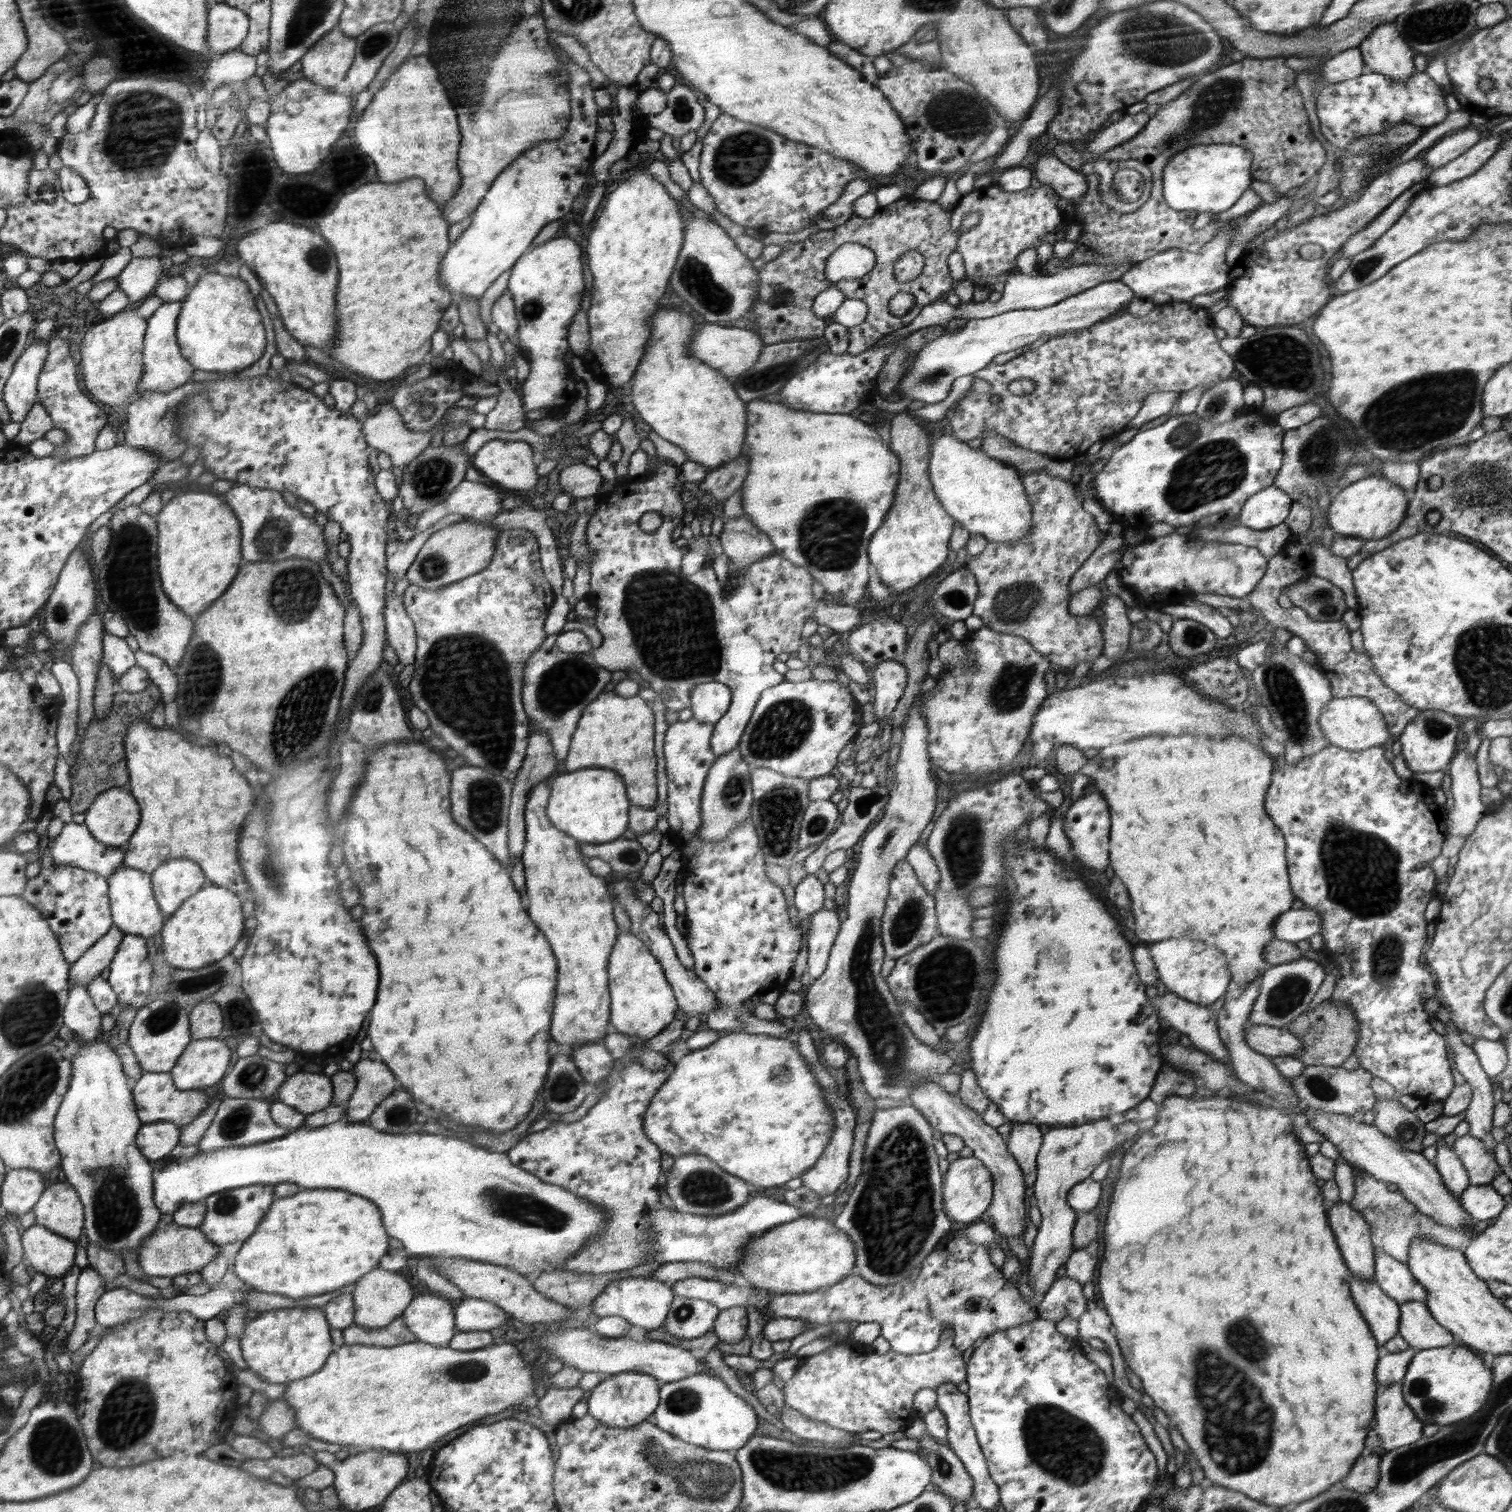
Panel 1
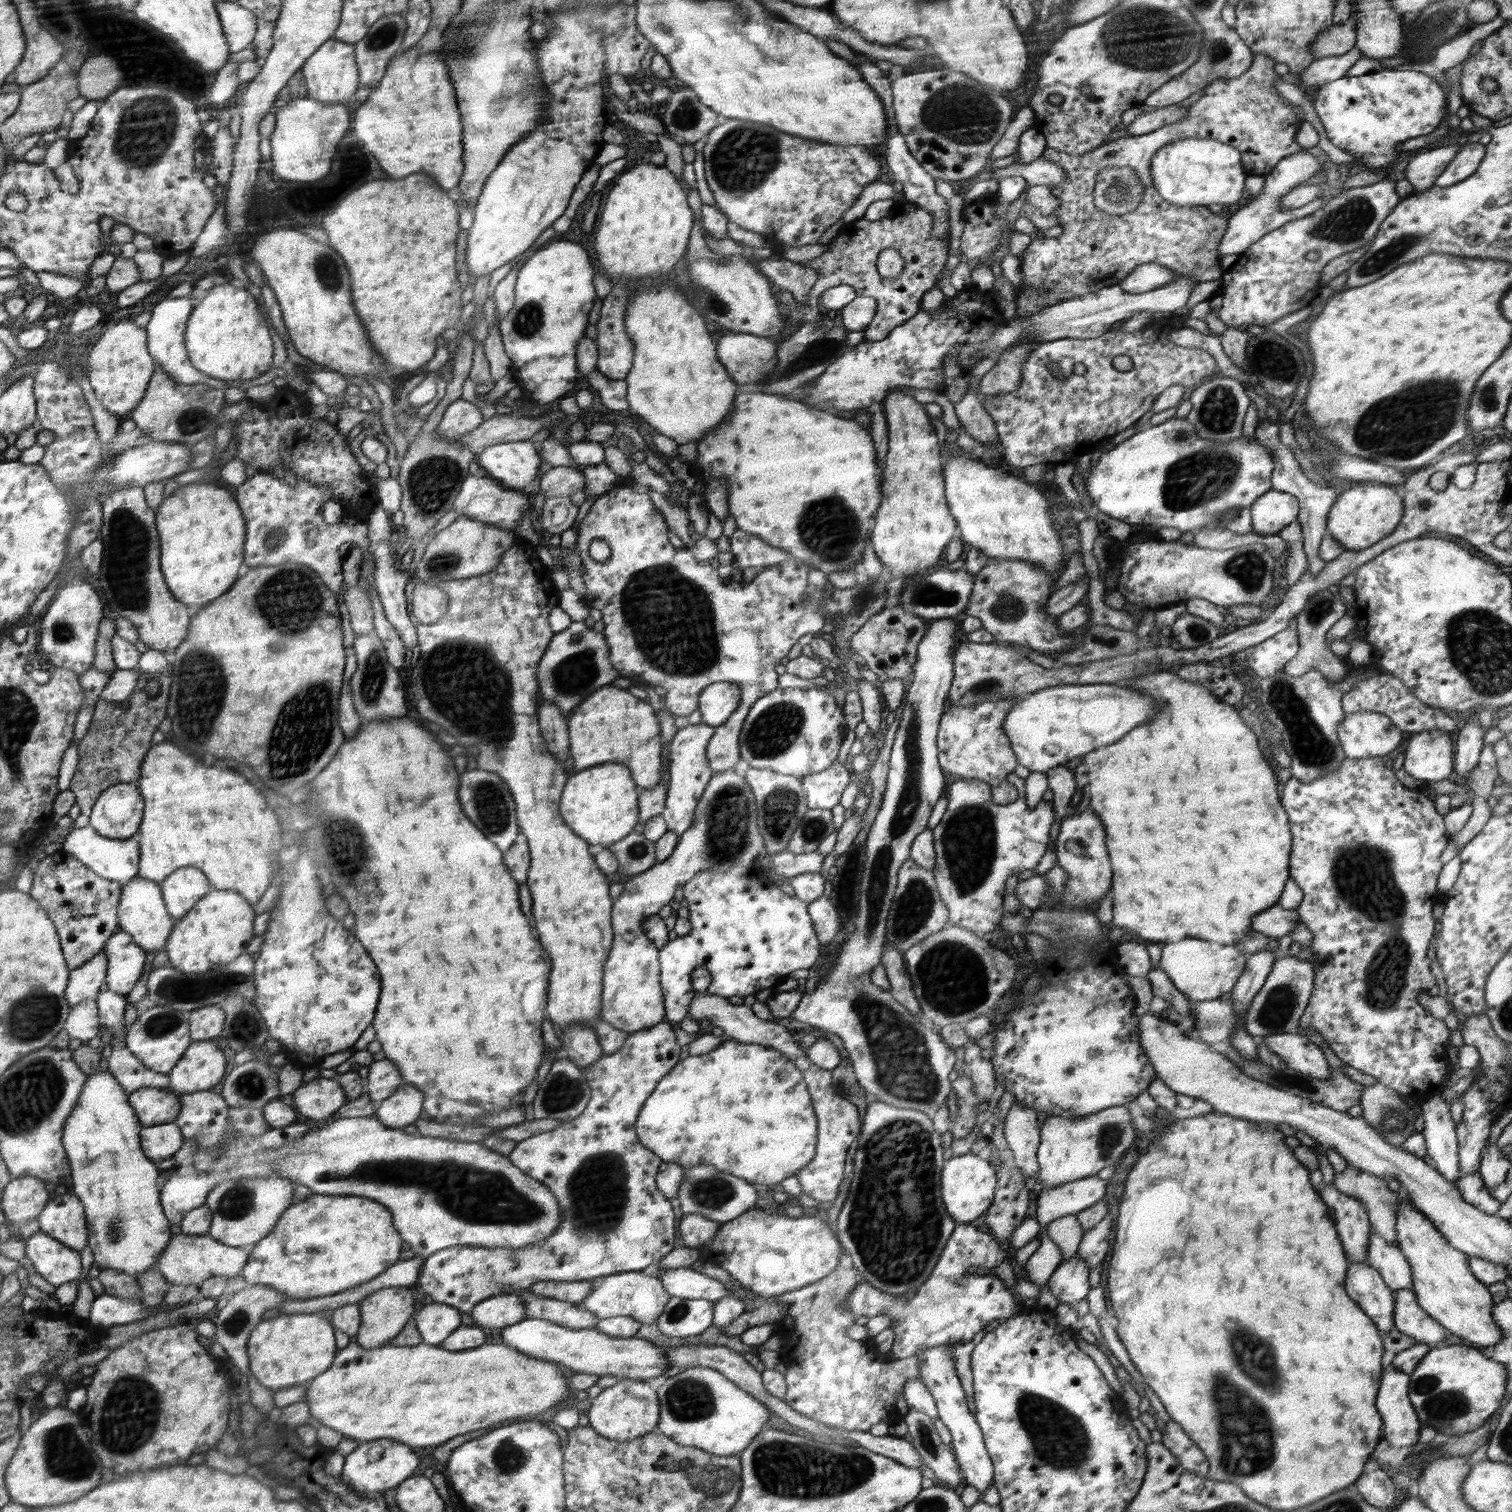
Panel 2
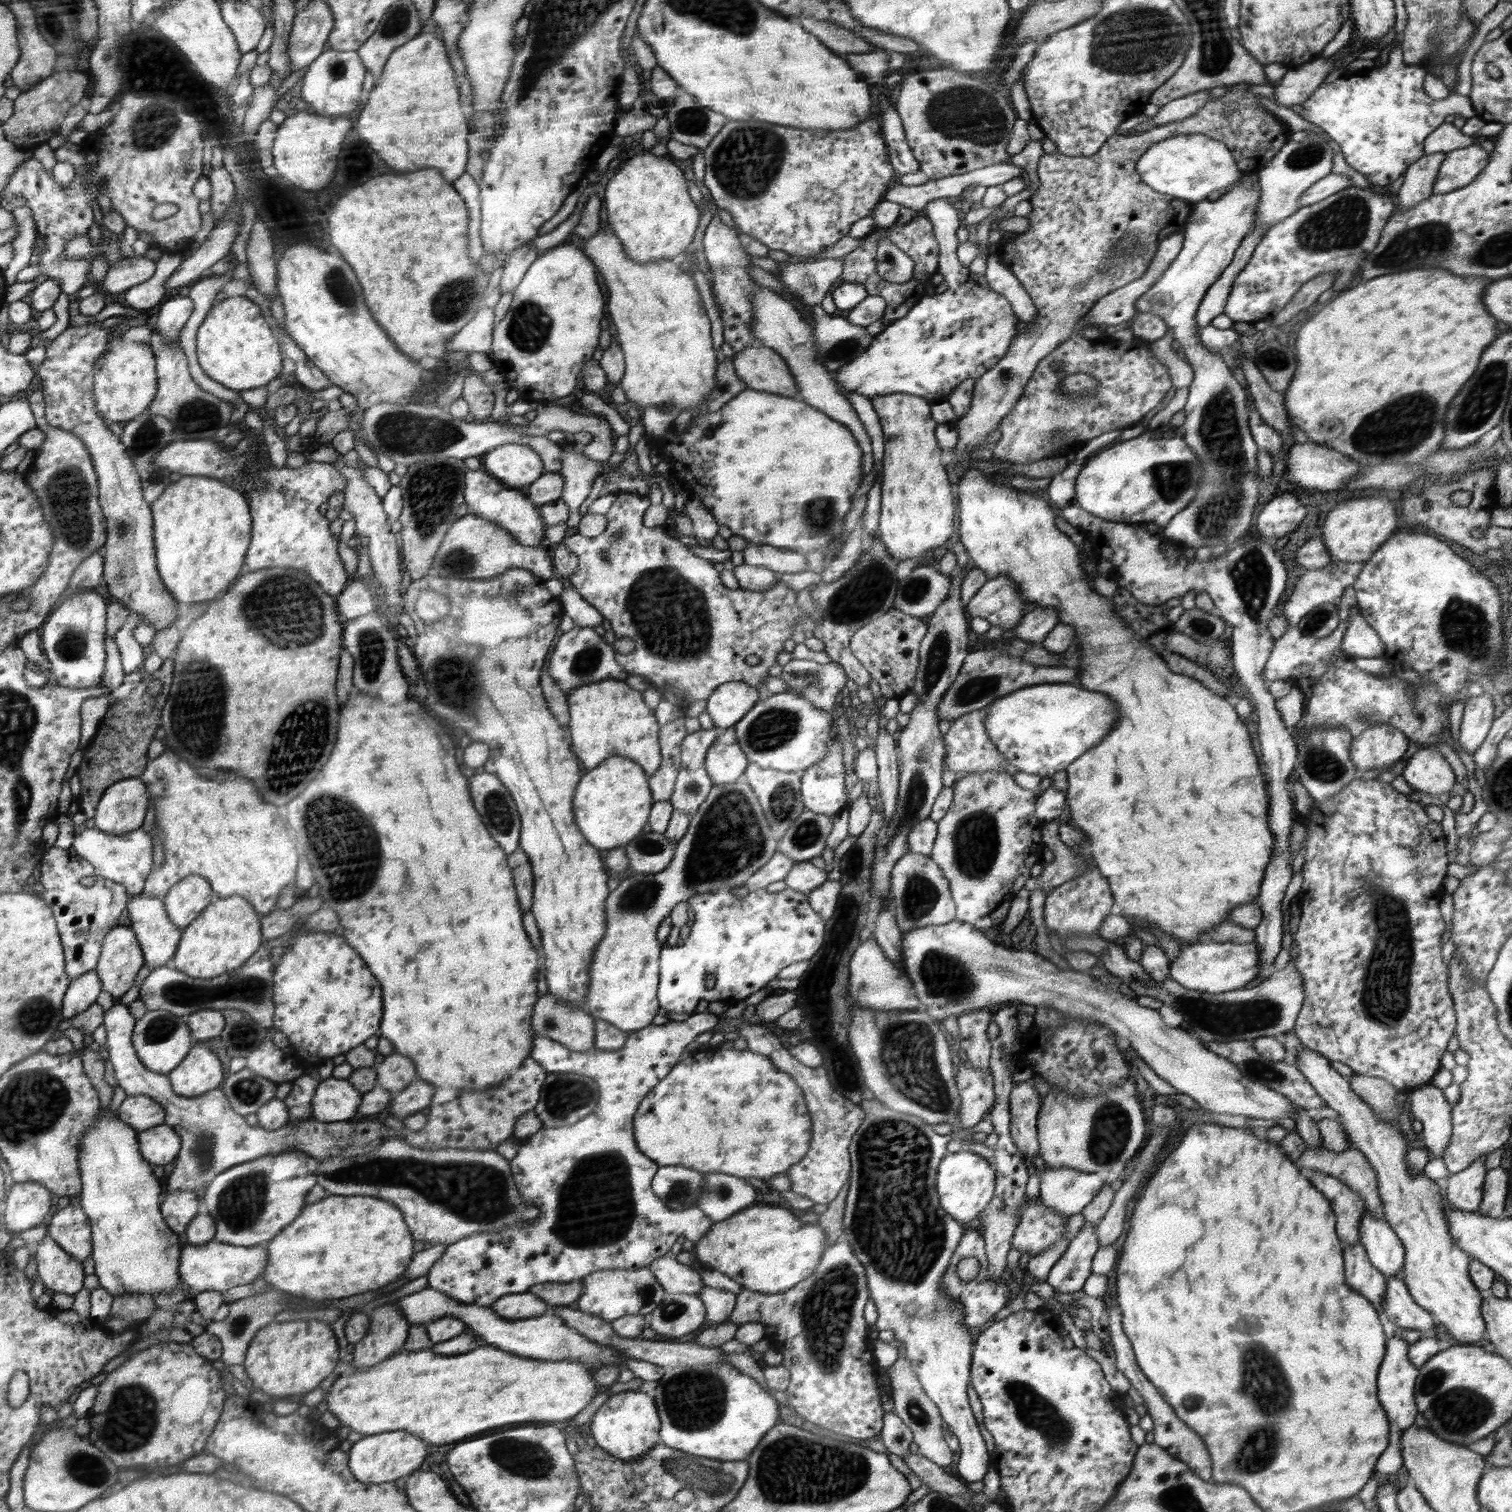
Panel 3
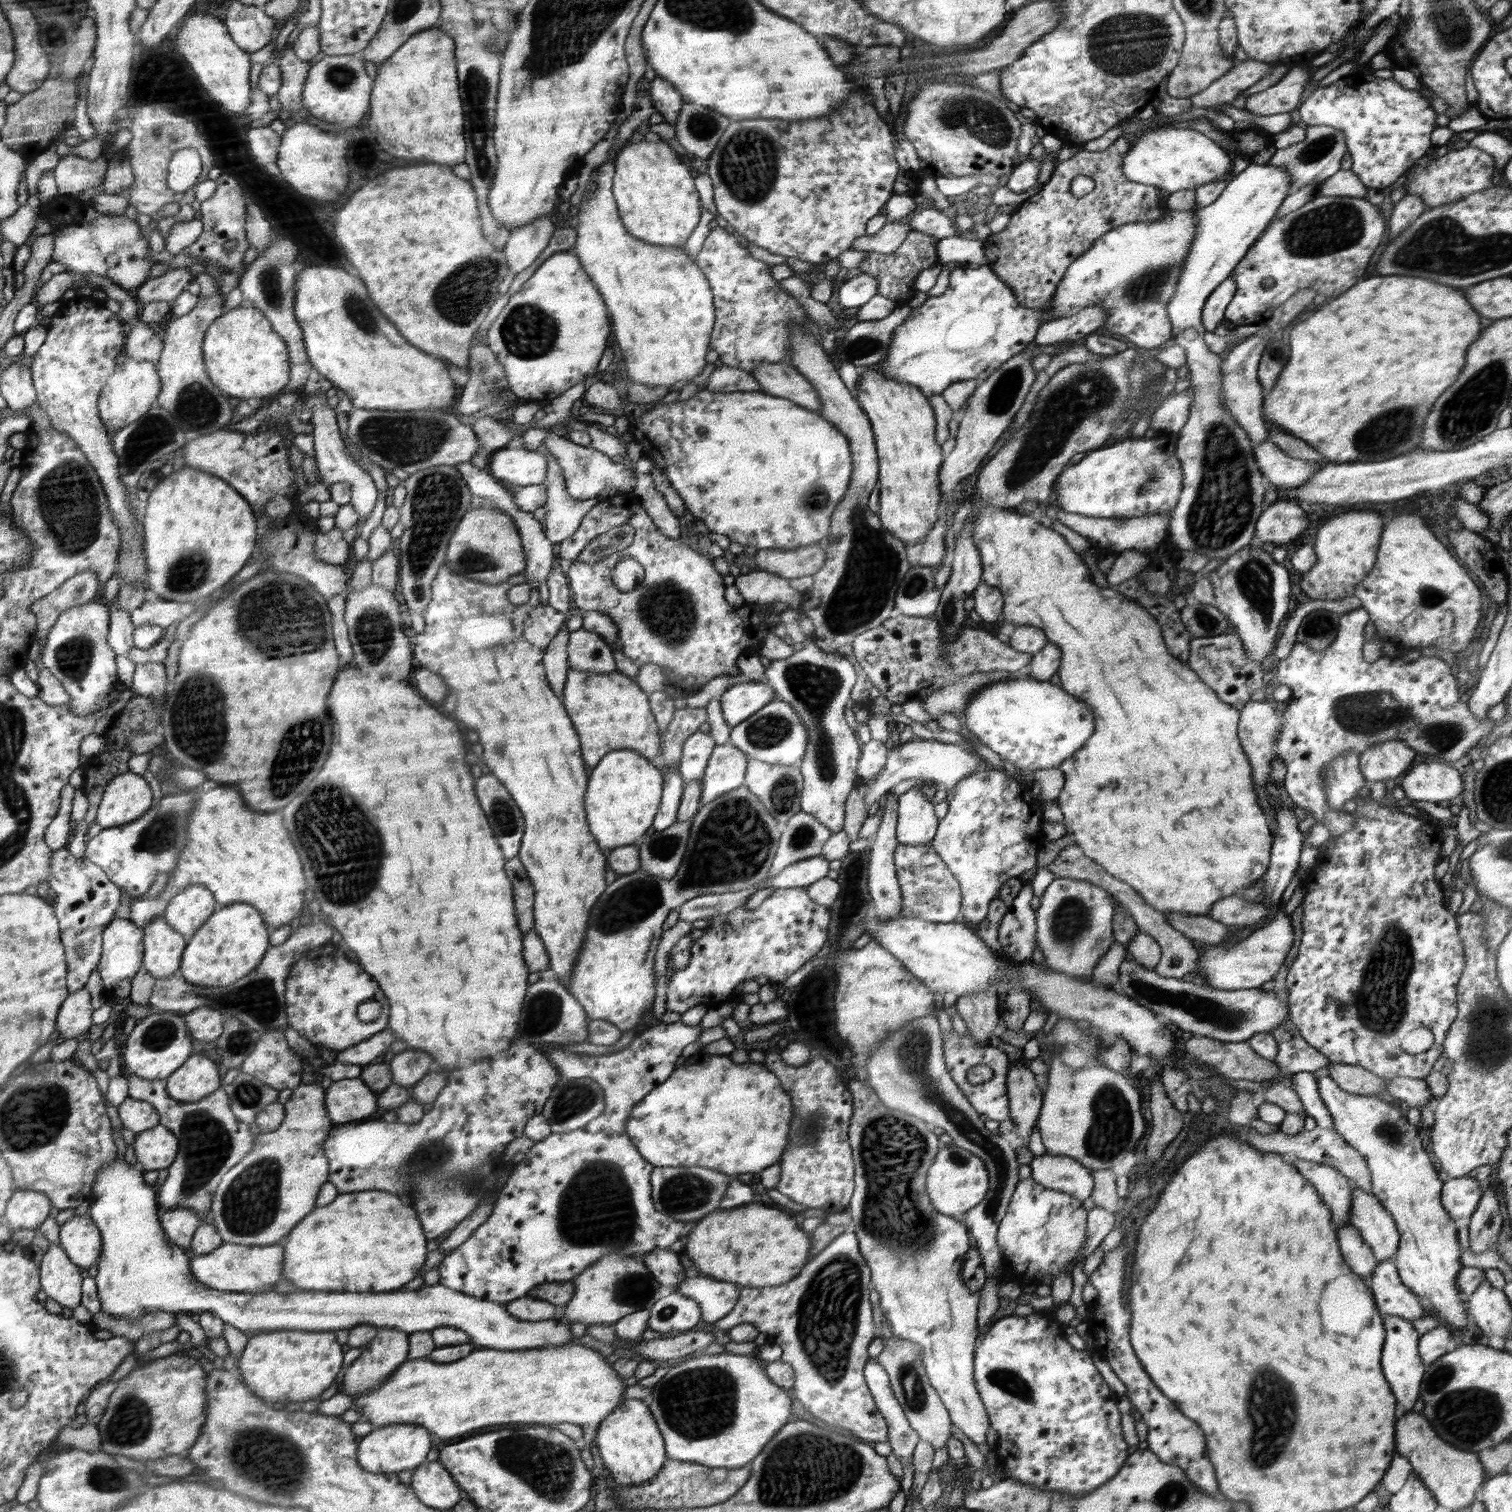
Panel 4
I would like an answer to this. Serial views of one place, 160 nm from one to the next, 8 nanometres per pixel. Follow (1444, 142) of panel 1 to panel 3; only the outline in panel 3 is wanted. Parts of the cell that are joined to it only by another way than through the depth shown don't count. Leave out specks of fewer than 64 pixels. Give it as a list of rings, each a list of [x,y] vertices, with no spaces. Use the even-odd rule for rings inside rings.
[[[1447,152],[1425,154],[1403,172],[1397,191],[1398,208],[1408,210],[1433,195],[1432,185],[1446,155]]]

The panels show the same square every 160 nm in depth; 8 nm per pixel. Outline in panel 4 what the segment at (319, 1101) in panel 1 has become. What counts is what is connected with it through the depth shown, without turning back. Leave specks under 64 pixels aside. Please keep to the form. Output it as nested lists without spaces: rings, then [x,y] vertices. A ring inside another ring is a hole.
[[[359,1077],[334,1081],[326,1091],[326,1107],[336,1125],[376,1112],[376,1094]]]

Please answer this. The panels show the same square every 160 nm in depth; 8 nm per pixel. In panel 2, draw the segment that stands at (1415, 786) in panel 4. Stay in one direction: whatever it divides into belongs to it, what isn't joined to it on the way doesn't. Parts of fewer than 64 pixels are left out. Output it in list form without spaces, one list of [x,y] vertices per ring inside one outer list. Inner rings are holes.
[[[1431,728],[1416,732],[1412,738],[1408,738],[1408,746],[1404,753],[1403,768],[1418,780],[1426,782],[1438,782],[1453,778],[1454,768],[1454,740],[1450,739],[1452,733],[1442,732]]]

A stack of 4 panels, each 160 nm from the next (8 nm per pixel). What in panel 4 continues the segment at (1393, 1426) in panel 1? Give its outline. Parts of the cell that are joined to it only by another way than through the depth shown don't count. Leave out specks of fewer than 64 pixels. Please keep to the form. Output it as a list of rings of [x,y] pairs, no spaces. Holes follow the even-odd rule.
[[[1385,1315],[1383,1326],[1385,1327],[1385,1341],[1381,1354],[1382,1370],[1392,1388],[1392,1394],[1396,1398],[1396,1420],[1398,1420],[1408,1410],[1412,1410],[1420,1397],[1419,1388],[1426,1366],[1418,1352],[1421,1336],[1411,1321],[1400,1318],[1400,1316]]]

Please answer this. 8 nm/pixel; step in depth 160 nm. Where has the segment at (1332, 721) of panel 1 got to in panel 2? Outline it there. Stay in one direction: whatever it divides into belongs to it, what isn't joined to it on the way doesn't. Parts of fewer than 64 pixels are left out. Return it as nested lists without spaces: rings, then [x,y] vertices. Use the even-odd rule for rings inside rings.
[[[1360,710],[1345,713],[1345,719],[1338,727],[1338,742],[1348,758],[1375,758],[1387,756],[1389,752],[1398,748],[1402,742],[1402,733],[1387,716],[1379,712]]]

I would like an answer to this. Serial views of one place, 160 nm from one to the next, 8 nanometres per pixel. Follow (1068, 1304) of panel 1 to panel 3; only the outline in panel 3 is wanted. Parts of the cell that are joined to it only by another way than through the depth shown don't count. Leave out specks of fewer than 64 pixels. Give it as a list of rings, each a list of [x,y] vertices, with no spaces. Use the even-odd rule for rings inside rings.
[[[1085,1222],[1078,1234],[1069,1241],[1065,1253],[1050,1269],[1045,1280],[1062,1293],[1074,1293],[1083,1290],[1087,1278],[1092,1274],[1091,1264],[1099,1249],[1096,1236],[1096,1224]]]

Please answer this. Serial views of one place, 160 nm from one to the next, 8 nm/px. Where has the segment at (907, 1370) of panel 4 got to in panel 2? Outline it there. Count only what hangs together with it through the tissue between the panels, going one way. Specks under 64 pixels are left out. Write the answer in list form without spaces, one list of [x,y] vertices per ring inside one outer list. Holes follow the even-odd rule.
[[[909,1406],[904,1422],[907,1425],[907,1433],[912,1437],[911,1444],[915,1446],[926,1467],[950,1489],[962,1485],[960,1481],[964,1479],[964,1474],[960,1465],[951,1446],[941,1442],[932,1418]]]

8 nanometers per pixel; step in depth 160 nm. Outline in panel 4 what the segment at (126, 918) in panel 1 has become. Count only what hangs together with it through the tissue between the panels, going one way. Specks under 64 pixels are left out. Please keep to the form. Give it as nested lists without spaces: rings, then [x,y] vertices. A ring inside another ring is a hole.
[[[165,914],[144,930],[146,952],[143,966],[156,979],[166,979],[178,973],[188,939],[172,928]]]

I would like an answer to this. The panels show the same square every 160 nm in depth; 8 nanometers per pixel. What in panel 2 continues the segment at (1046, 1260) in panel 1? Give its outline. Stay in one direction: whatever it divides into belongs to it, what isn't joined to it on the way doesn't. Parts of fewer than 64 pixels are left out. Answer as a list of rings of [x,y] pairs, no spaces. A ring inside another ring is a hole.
[[[1125,1105],[1079,1117],[1048,1116],[1042,1122],[1044,1126],[1039,1148],[1041,1171],[1035,1180],[1040,1181],[1044,1187],[1086,1179],[1110,1164],[1119,1164],[1137,1136]]]

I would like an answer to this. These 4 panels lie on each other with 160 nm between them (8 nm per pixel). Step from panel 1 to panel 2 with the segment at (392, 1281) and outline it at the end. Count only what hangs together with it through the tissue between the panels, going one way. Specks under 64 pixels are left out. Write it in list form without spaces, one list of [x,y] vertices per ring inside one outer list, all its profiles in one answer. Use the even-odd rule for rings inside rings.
[[[408,1287],[381,1288],[360,1300],[359,1308],[362,1312],[362,1323],[358,1334],[355,1336],[356,1342],[364,1348],[372,1350],[389,1344],[390,1339],[403,1332],[410,1316],[414,1314],[414,1298],[412,1298],[412,1292],[408,1290]]]

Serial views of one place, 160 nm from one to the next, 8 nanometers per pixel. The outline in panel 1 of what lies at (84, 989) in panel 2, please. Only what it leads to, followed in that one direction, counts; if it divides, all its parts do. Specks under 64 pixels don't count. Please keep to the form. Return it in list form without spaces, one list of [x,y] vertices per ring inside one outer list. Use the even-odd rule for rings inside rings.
[[[115,926],[83,959],[71,965],[71,985],[90,986],[98,977],[107,976],[126,935],[124,929]]]

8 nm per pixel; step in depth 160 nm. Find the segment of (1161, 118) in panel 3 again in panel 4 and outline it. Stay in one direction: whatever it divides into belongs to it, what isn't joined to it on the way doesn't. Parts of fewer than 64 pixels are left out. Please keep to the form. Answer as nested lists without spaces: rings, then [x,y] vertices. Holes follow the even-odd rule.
[[[1253,59],[1238,62],[1232,70],[1215,80],[1202,92],[1191,96],[1194,107],[1213,108],[1219,104],[1231,103],[1238,94],[1249,86],[1254,86],[1271,72],[1274,64],[1262,63]]]

